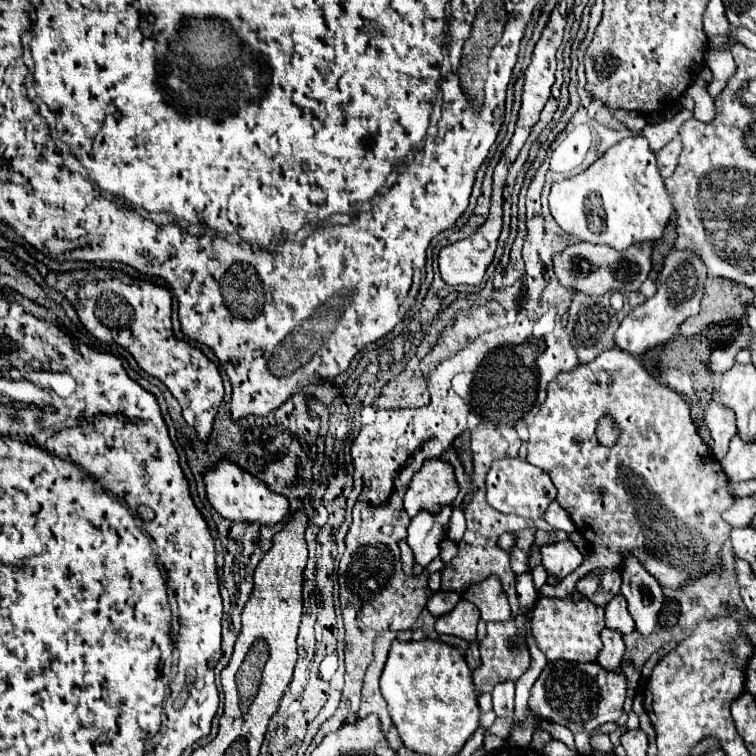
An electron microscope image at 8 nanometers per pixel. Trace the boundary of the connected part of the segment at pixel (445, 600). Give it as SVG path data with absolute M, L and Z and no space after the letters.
M435 591L427 601L427 609L431 611L433 617L441 617L449 613L457 605L457 601L459 601L457 591Z

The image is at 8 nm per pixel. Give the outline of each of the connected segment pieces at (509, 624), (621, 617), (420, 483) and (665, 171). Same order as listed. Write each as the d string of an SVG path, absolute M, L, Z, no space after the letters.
M497 621L497 623L487 623L487 635L485 639L479 643L479 651L481 651L481 667L473 671L473 683L477 687L477 691L481 693L491 693L495 683L499 681L517 681L521 677L521 673L529 667L529 651L523 645L523 641L517 635L517 627L513 621Z
M615 595L605 605L605 621L607 621L607 627L617 629L623 635L627 635L627 633L631 633L635 629L633 617L627 611L627 603L625 603L625 597L623 595Z
M427 459L409 483L405 493L405 511L409 517L415 517L421 509L437 513L441 505L453 503L459 493L457 479L453 475L453 467L443 459Z
M675 137L671 139L663 149L659 149L657 153L657 169L663 177L671 177L675 167L677 167L677 159L681 155L681 139Z

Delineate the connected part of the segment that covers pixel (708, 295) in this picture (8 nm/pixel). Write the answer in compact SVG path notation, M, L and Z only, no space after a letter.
M709 279L701 301L701 313L689 317L679 327L679 333L685 337L693 337L701 333L709 323L743 319L751 303L753 303L753 291L749 287L727 283L727 279Z

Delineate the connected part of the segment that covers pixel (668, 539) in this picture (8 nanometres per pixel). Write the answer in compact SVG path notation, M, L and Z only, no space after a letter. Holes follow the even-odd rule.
M609 349L609 351L603 351L601 355L597 355L597 359L593 359L591 363L587 365L579 365L577 369L573 371L565 371L565 373L559 373L547 387L547 399L545 403L541 405L539 413L535 415L533 423L529 425L529 449L527 449L527 461L531 465L537 465L541 467L549 477L551 481L555 483L557 487L557 503L571 515L573 523L577 525L579 533L589 541L589 555L585 557L585 561L571 573L567 575L565 579L561 579L555 587L553 585L543 585L541 587L541 595L549 595L549 597L567 597L575 591L575 583L585 575L589 573L591 569L597 569L597 567L621 567L621 559L625 553L631 553L635 555L641 565L665 587L681 587L687 579L691 577L699 577L701 573L709 571L715 563L717 563L717 555L719 555L719 549L723 545L723 541L729 537L729 531L731 527L721 519L721 513L733 503L733 495L729 491L729 481L727 477L723 475L721 471L721 465L719 461L715 459L715 455L707 449L707 445L701 441L701 437L697 435L697 427L693 425L693 419L689 415L689 407L687 403L675 393L671 391L669 387L663 387L661 383L657 383L643 367L639 367L639 361L633 357L633 355L625 355L625 351L621 349ZM601 417L611 417L613 419L613 427L619 431L619 439L613 447L605 447L599 443L595 431L597 431L597 421Z

